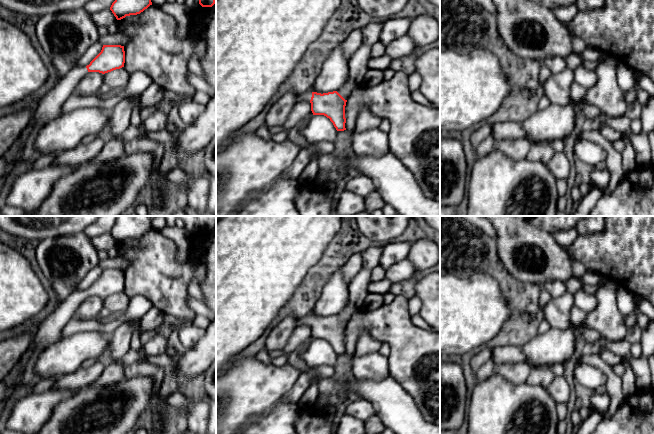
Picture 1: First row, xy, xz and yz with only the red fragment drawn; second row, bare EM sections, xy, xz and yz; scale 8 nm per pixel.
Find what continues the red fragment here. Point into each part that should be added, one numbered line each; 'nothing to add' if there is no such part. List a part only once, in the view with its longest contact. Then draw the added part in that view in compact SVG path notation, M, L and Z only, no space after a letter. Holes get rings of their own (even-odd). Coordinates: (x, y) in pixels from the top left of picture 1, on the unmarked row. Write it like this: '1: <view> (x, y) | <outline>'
1: xz (306, 320) | M311 314L304 316L304 317L301 317L301 318L297 318L297 326L301 326L301 325L310 326L311 321L312 321L312 315Z

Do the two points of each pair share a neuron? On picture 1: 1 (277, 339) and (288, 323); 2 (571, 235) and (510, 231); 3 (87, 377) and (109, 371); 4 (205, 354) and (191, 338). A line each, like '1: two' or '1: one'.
1: one
2: two
3: two
4: two

